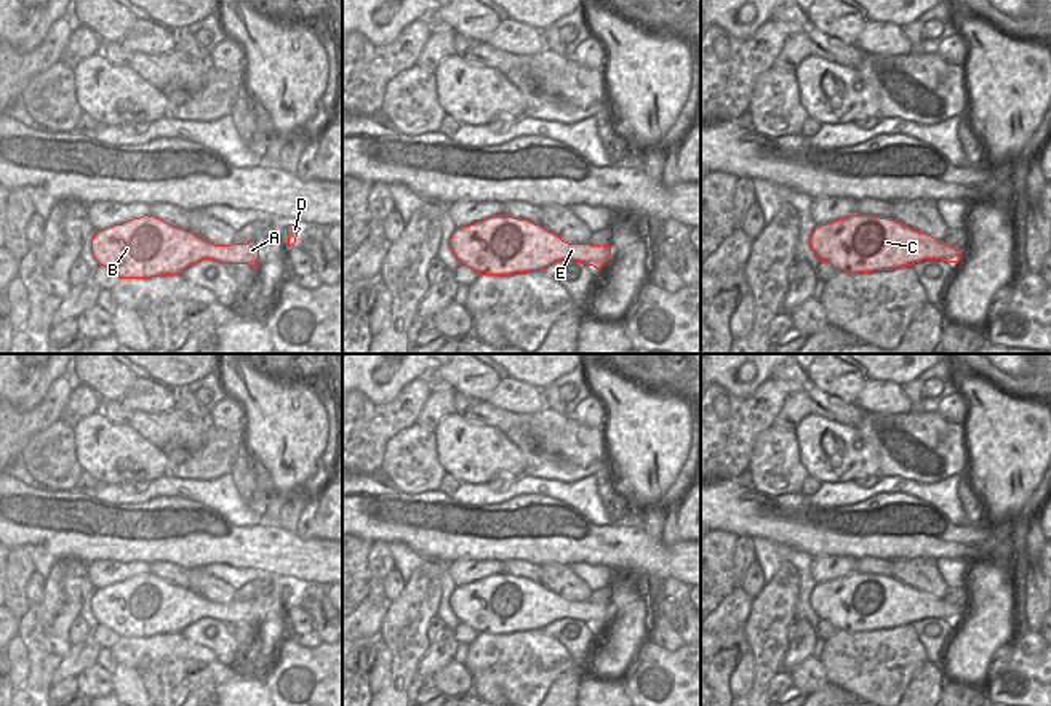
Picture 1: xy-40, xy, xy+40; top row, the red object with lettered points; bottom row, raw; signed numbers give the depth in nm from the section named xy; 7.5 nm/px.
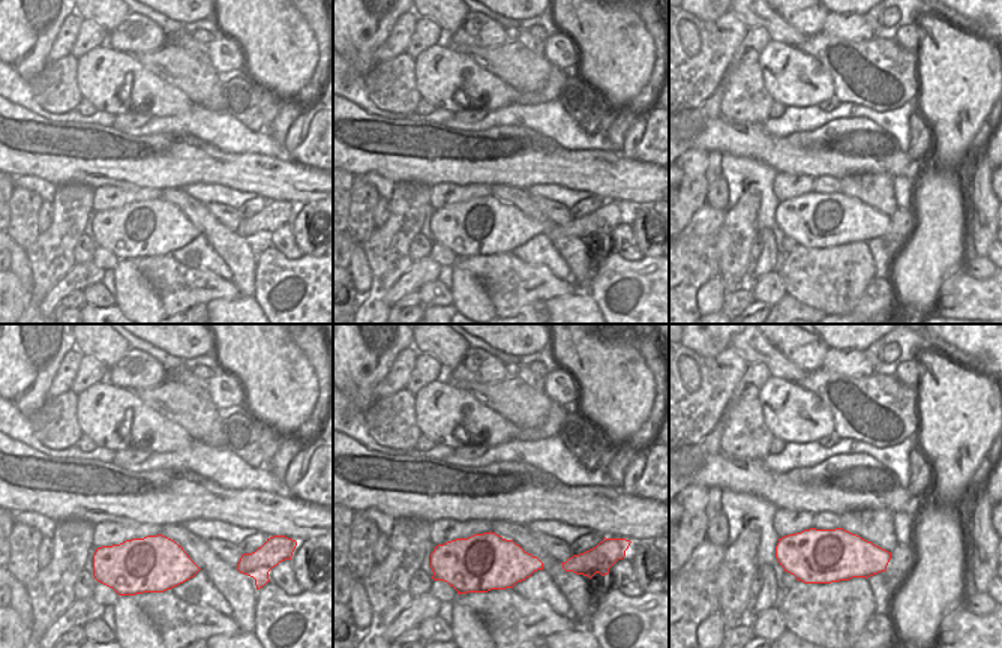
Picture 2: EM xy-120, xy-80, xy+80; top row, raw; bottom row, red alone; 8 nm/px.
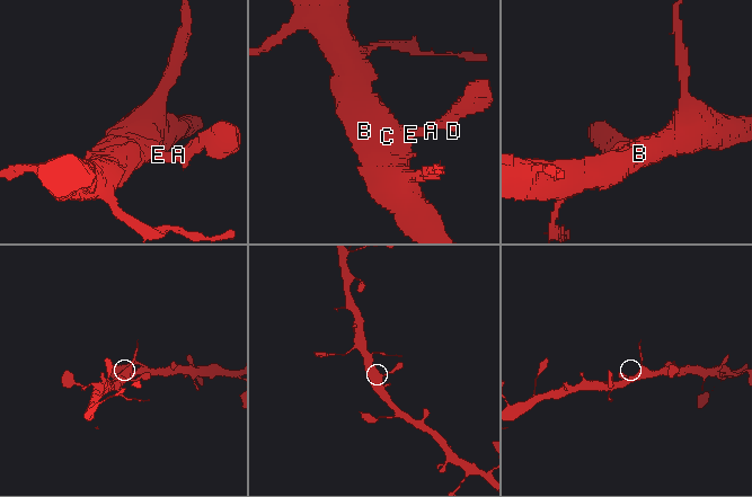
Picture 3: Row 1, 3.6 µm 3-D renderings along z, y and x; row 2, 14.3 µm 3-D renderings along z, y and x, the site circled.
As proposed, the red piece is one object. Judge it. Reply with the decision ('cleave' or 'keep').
keep

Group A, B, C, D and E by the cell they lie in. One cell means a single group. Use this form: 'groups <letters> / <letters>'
groups A B C D E

